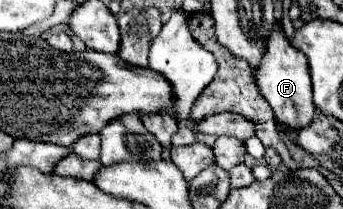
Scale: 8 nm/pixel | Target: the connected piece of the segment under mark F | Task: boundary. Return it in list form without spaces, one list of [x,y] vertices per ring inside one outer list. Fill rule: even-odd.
[[[278,23],[278,31],[274,31],[274,35],[270,35],[270,43],[266,43],[266,59],[262,59],[262,67],[258,67],[256,85],[274,109],[278,123],[288,125],[290,129],[302,129],[310,125],[316,113],[310,91],[310,71],[306,67],[306,57],[302,55],[302,51],[294,51],[294,47],[286,43],[286,39],[288,37],[282,29],[282,23]]]

